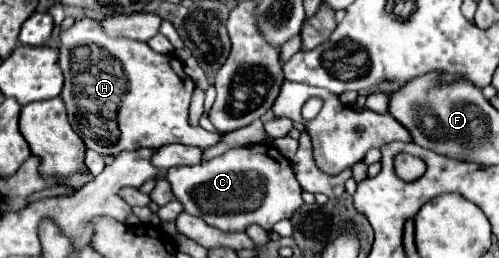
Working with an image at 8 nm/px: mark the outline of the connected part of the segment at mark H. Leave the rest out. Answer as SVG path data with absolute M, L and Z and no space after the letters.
M79 19L67 31L59 35L59 61L61 71L65 75L65 85L61 91L61 99L67 105L69 123L75 133L83 139L83 143L101 153L101 155L117 155L125 149L149 147L157 149L165 143L185 143L197 147L213 147L221 141L219 133L211 133L199 127L191 127L187 123L189 101L195 89L191 77L185 75L181 59L175 55L155 53L147 43L131 41L131 39L111 39L107 37L95 19Z

